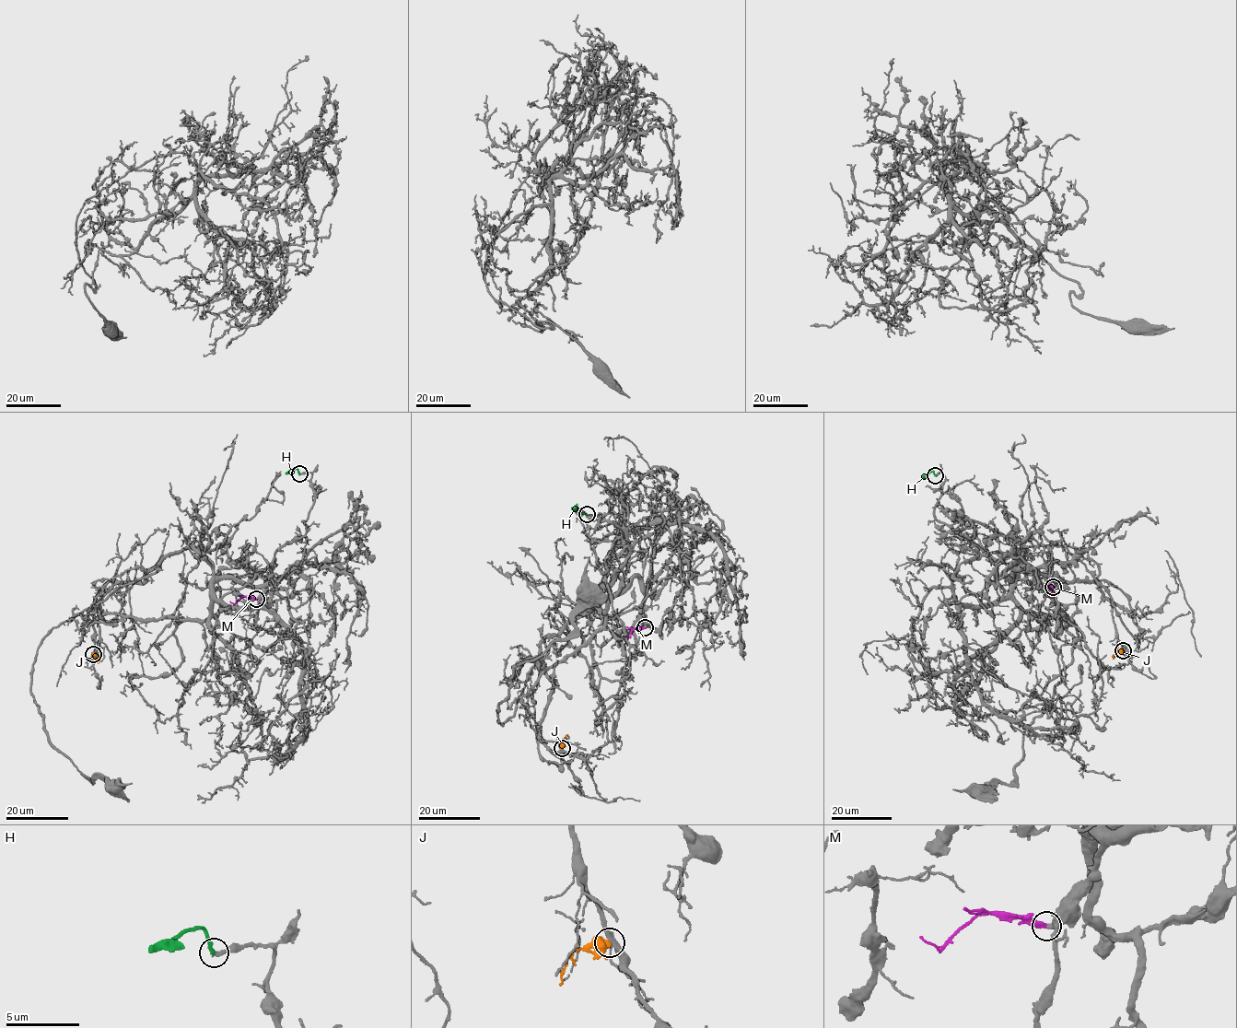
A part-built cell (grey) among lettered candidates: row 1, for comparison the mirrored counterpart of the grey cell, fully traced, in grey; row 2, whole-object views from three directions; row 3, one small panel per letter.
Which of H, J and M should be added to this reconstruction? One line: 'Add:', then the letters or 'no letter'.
Add: H

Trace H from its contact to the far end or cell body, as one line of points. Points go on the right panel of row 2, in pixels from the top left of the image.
H: (935, 475), (932, 471), (923, 478)

